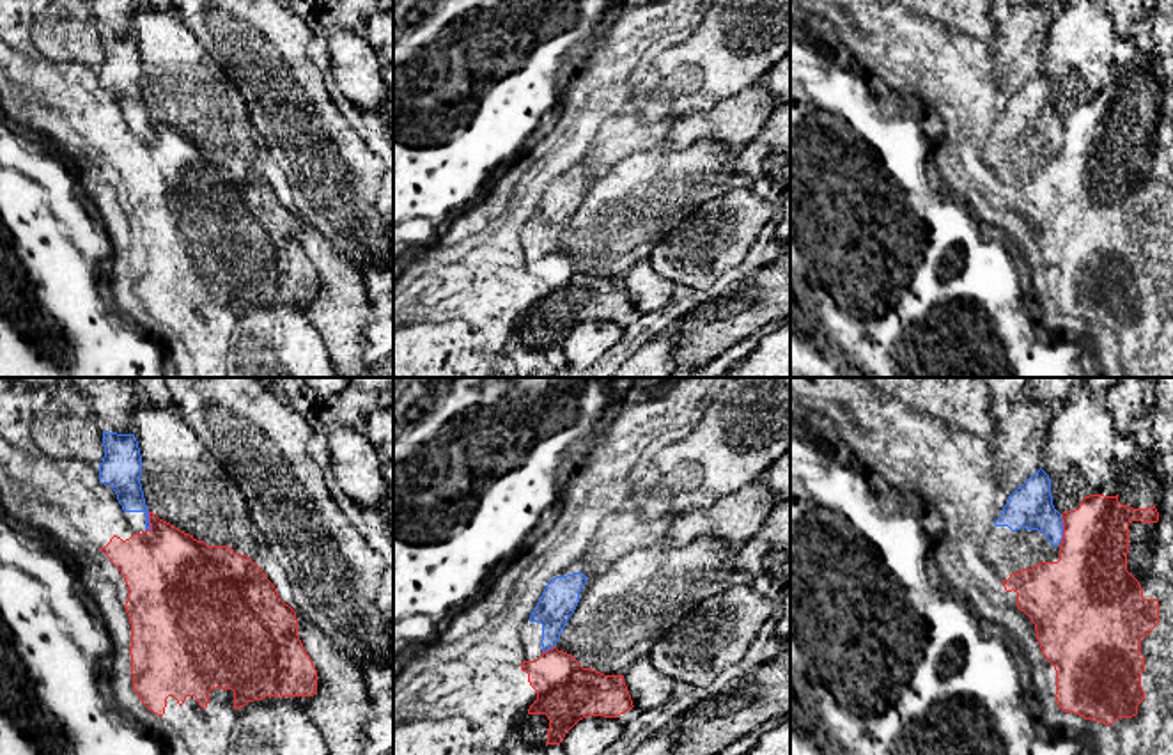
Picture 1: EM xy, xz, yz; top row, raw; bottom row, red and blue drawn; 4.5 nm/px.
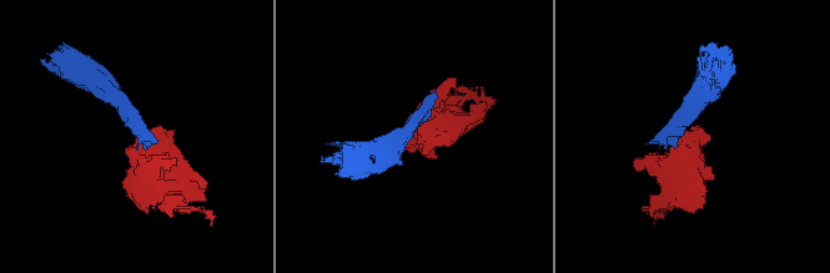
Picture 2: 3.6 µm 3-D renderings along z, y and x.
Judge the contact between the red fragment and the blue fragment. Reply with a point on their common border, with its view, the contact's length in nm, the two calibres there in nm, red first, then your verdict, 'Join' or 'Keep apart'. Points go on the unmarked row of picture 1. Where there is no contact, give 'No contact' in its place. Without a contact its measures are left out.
Touches red at yz (1064, 132). Shared border 130 nm. Thickness 320 nm (red) against 200 nm. Join

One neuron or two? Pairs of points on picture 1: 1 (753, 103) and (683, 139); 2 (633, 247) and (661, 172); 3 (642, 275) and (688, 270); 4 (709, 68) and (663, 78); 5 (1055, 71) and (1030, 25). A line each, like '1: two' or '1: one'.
1: one
2: one
3: two
4: one
5: two

